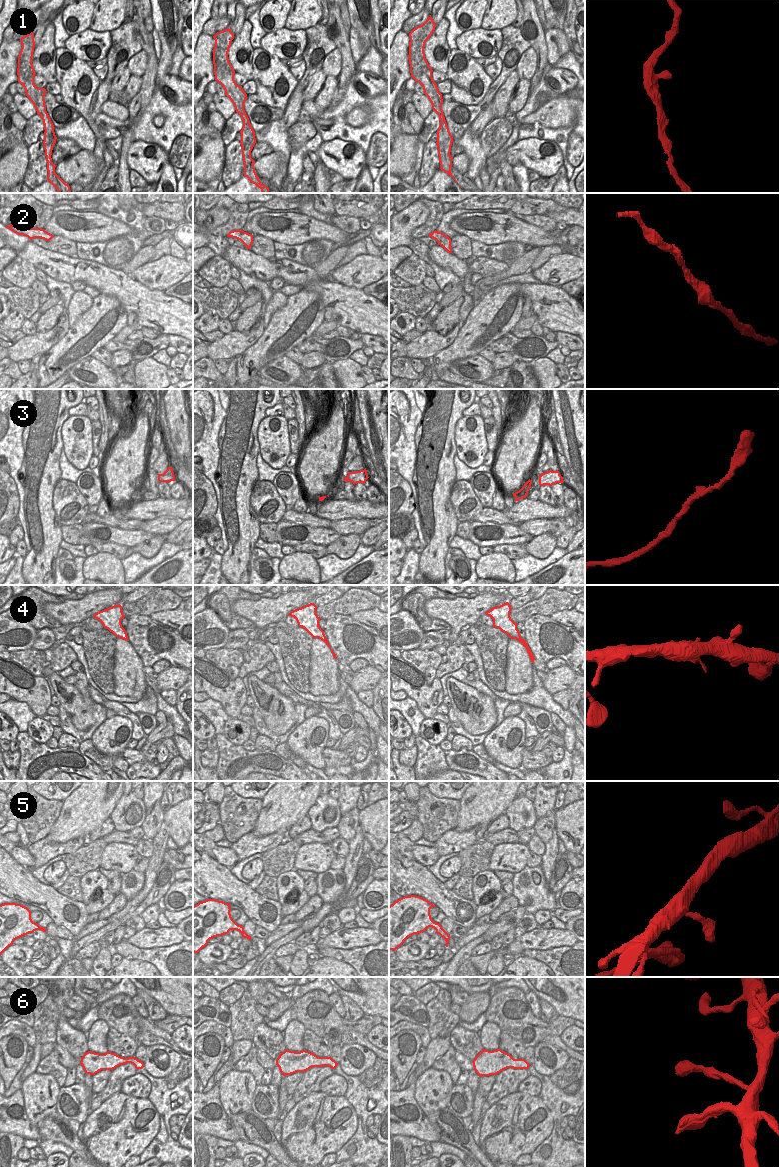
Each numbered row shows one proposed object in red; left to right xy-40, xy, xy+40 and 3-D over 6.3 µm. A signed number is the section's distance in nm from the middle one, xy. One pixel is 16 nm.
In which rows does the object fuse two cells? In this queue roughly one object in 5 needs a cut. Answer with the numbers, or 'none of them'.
4

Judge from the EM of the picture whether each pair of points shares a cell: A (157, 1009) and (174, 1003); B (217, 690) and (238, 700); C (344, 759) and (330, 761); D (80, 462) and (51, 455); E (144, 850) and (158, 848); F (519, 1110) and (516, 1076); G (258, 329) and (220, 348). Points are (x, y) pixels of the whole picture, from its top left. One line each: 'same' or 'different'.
A: different
B: same
C: same
D: different
E: different
F: different
G: same

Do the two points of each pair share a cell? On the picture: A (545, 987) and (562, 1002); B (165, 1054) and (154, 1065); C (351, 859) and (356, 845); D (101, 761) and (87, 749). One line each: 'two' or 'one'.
A: one
B: one
C: one
D: one

